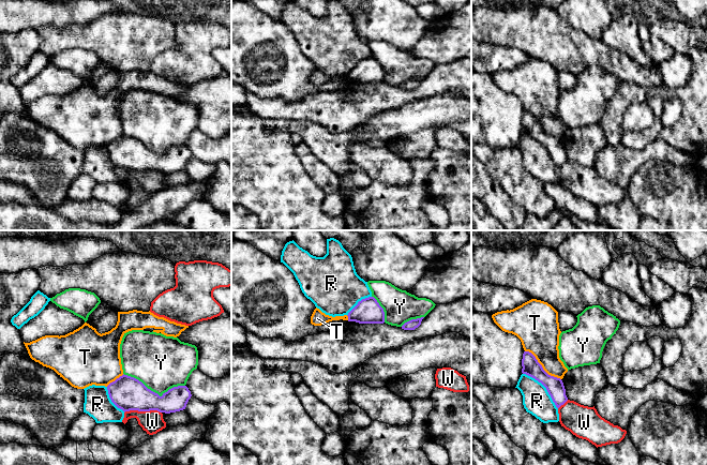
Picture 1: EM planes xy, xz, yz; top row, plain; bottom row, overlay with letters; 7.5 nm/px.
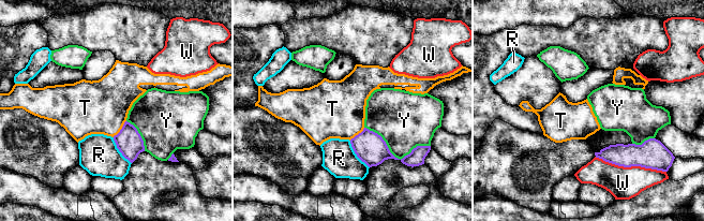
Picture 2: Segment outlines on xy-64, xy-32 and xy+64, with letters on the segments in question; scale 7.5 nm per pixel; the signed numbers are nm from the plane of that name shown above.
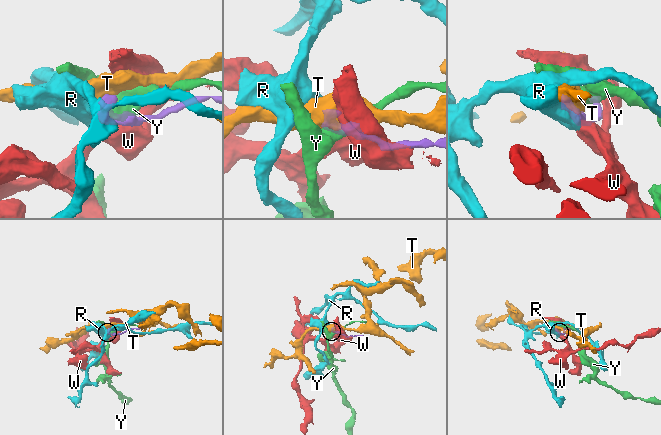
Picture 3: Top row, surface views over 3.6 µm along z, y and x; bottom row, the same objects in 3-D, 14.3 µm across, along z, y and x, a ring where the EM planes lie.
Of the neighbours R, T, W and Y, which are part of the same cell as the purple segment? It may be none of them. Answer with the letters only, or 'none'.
none

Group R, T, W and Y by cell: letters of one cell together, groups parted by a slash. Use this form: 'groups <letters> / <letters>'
groups R / T / W / Y

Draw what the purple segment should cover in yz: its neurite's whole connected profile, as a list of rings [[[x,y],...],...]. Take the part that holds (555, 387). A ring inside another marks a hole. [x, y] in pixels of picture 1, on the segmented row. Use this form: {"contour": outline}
{"contour": [[[524,351],[522,366],[523,374],[535,378],[546,388],[557,408],[568,401],[562,380],[548,375],[531,352]]]}

